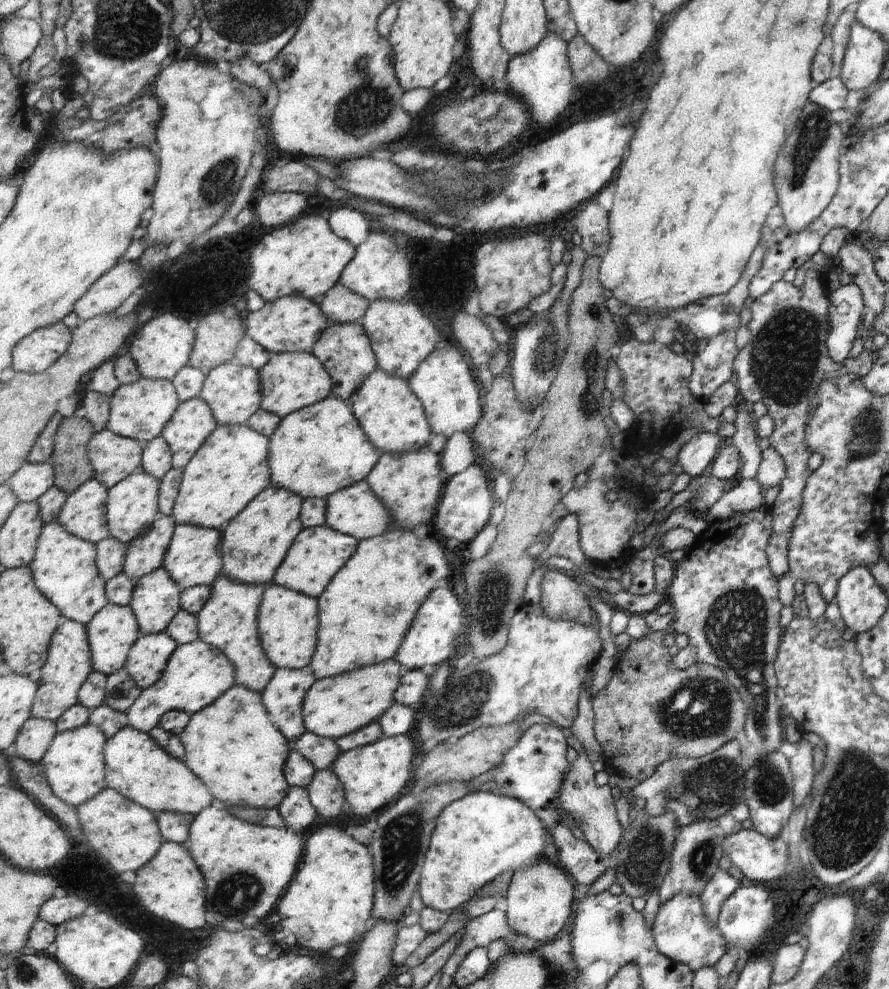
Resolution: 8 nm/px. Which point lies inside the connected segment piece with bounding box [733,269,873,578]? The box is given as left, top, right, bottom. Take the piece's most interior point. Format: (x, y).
(782, 365)

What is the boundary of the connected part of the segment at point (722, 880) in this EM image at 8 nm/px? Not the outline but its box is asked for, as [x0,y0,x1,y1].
[701,868,739,925]

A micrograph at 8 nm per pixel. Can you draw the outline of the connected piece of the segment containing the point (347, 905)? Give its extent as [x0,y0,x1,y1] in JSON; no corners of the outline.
[276,825,377,954]

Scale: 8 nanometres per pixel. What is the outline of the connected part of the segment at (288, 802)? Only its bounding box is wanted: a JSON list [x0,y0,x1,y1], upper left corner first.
[278,786,318,830]

